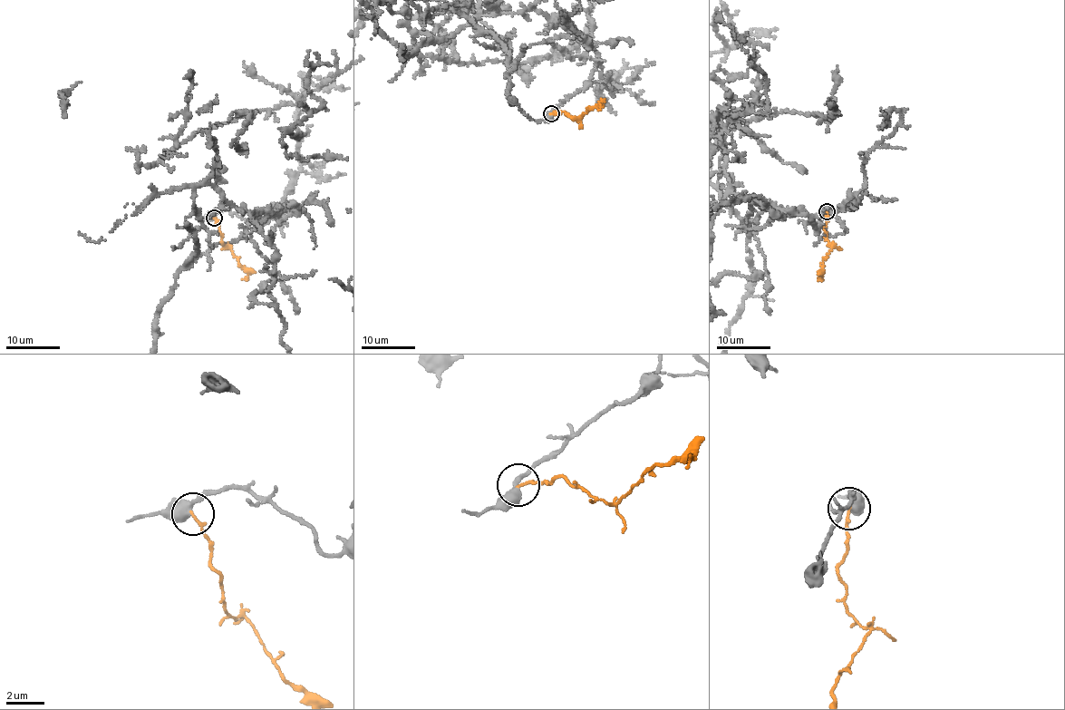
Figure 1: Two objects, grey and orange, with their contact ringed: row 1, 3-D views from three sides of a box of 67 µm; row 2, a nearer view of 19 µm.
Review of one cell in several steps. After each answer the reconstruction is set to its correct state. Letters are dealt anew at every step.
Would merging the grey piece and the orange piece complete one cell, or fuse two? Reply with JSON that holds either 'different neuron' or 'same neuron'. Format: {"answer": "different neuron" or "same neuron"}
{"answer": "different neuron"}

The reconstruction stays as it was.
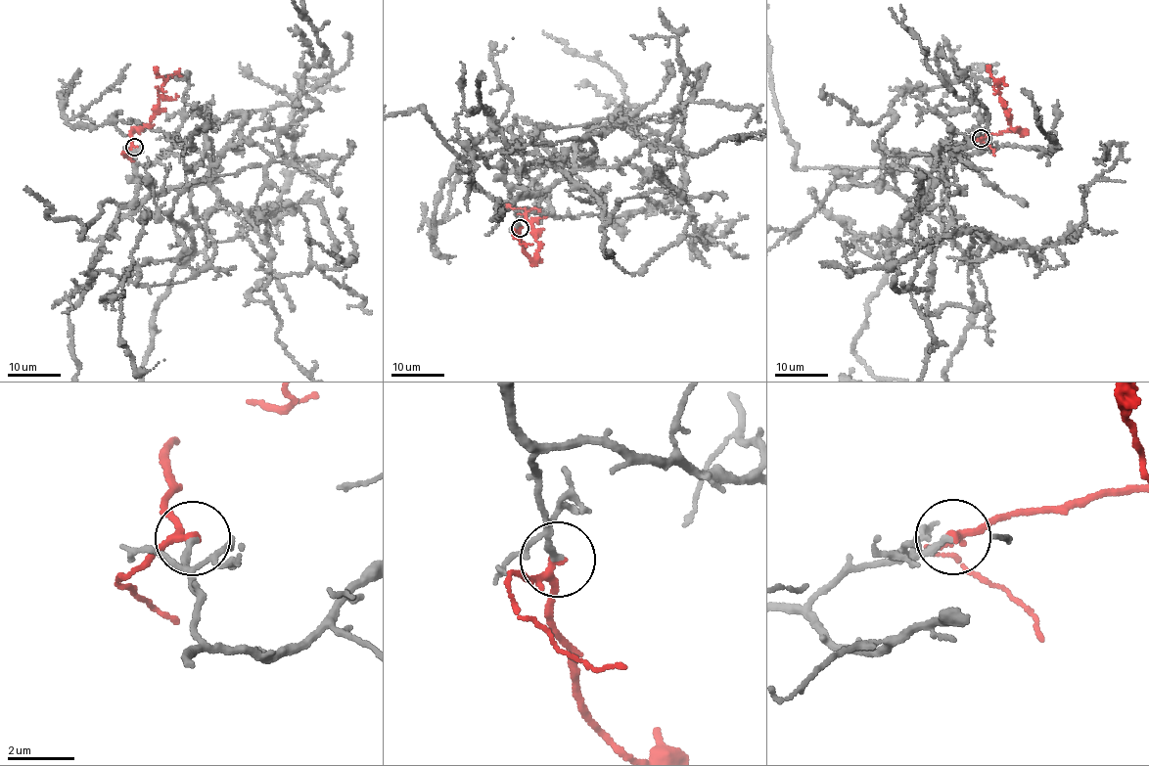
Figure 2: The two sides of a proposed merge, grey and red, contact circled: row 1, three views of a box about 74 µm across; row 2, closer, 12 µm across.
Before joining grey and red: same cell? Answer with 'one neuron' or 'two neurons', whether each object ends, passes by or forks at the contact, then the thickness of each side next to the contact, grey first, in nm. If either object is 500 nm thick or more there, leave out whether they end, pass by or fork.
one neuron; grey ends there; red passes by; 200 nm thick on the grey side, 200 nm on the other

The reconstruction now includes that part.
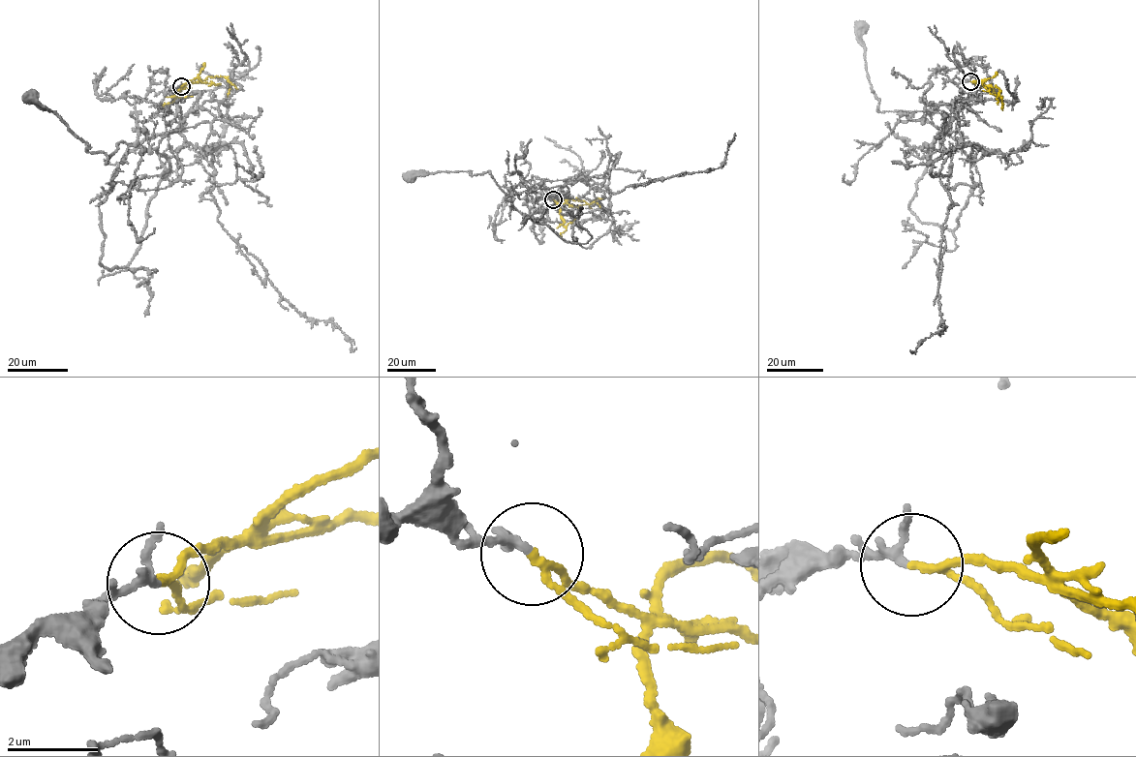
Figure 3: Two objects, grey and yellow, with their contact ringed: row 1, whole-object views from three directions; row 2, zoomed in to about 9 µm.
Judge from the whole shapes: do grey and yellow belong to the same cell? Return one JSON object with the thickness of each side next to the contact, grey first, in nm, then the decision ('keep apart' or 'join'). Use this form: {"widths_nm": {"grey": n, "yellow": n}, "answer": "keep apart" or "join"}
{"widths_nm": {"grey": 160, "yellow": 130}, "answer": "join"}

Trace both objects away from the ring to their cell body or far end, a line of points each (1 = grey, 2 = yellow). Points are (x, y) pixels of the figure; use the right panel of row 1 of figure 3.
1: (970, 81), (957, 85), (957, 119), (931, 109), (879, 112), (861, 31)
2: (970, 81), (996, 85), (1000, 90), (1002, 109)

